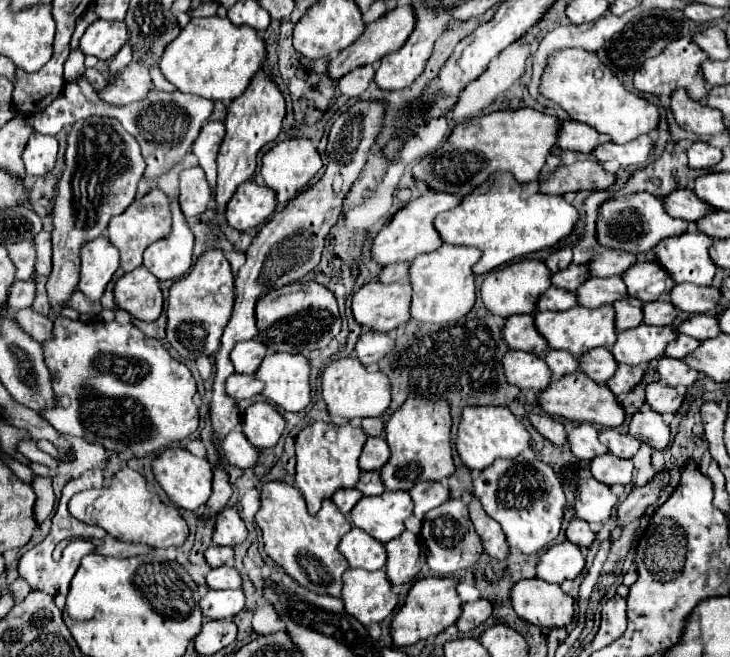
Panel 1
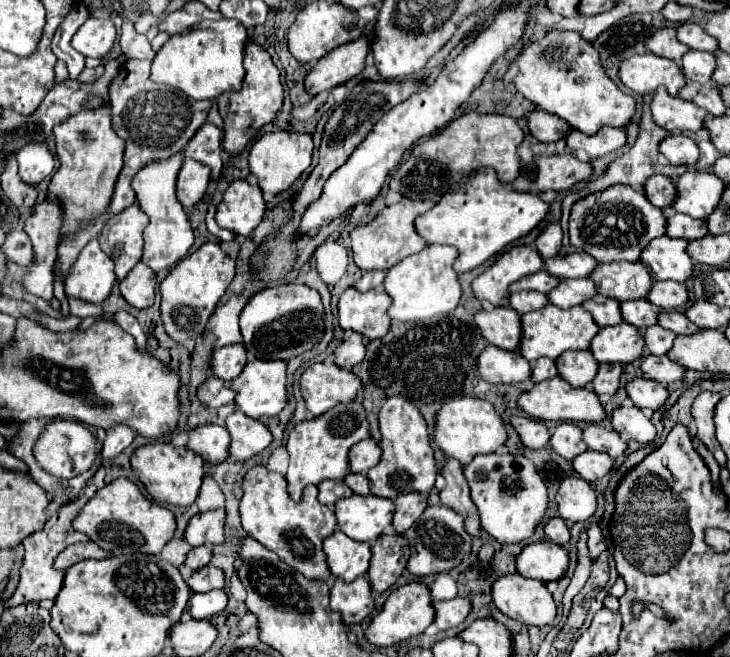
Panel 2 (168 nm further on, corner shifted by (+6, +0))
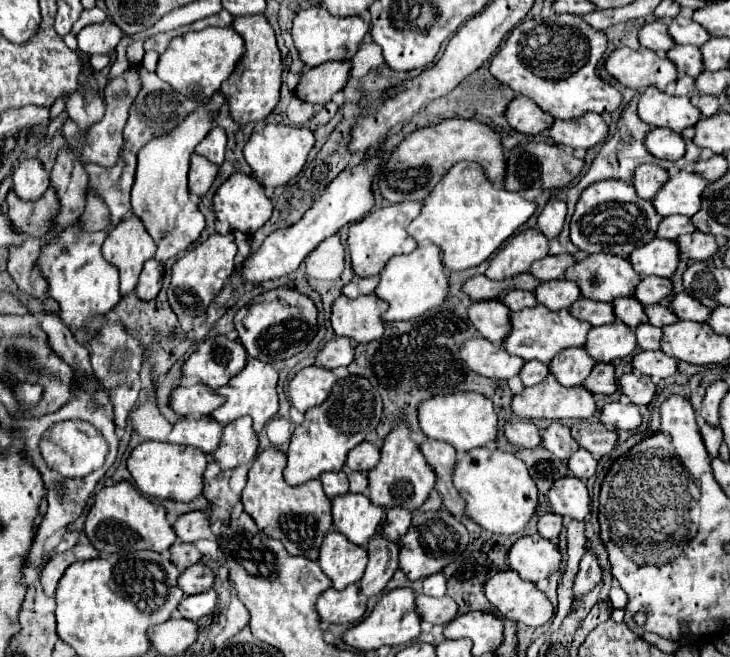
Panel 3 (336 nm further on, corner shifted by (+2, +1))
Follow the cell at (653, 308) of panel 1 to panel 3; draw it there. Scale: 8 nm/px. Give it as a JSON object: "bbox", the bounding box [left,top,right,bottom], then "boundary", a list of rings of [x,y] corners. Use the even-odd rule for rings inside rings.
{"bbox":[612,298,648,328],"boundary":[[[618,298],[612,302],[612,306],[616,312],[616,318],[620,318],[630,328],[636,328],[648,320],[644,306],[636,298]]]}

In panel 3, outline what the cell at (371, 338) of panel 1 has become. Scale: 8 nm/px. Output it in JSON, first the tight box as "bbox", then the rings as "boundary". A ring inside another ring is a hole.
{"bbox":[316,338,354,370],"boundary":[[[334,338],[332,342],[328,342],[318,358],[316,358],[316,364],[328,368],[328,370],[334,370],[334,368],[340,368],[340,366],[348,366],[352,360],[354,360],[354,340],[348,340],[348,338]]]}

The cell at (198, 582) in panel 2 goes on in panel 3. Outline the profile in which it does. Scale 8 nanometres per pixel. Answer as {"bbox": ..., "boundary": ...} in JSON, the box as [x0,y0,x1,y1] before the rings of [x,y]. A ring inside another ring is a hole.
{"bbox":[178,564,214,596],"boundary":[[[194,564],[190,568],[186,568],[180,578],[178,578],[178,586],[184,590],[184,594],[192,596],[192,594],[200,594],[206,592],[214,586],[214,572],[206,566],[206,564]]]}

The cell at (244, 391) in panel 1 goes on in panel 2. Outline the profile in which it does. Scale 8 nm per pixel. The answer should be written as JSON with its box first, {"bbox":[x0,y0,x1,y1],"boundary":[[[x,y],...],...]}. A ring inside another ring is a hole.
{"bbox":[196,377,234,409],"boundary":[[[208,377],[196,391],[200,403],[208,409],[216,409],[234,401],[234,393],[218,377]]]}

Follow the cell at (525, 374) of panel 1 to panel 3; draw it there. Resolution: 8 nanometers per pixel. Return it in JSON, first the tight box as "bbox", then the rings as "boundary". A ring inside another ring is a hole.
{"bbox":[462,336,524,380],"boundary":[[[476,336],[462,346],[462,360],[470,370],[492,380],[510,380],[518,376],[524,366],[524,360],[508,354],[504,344],[494,344],[482,336]]]}

